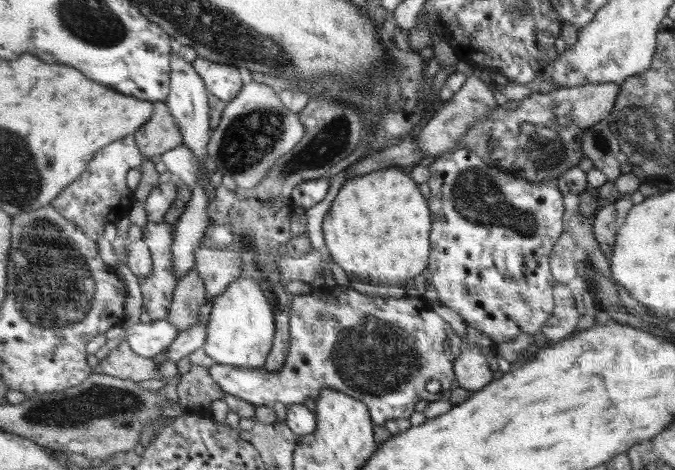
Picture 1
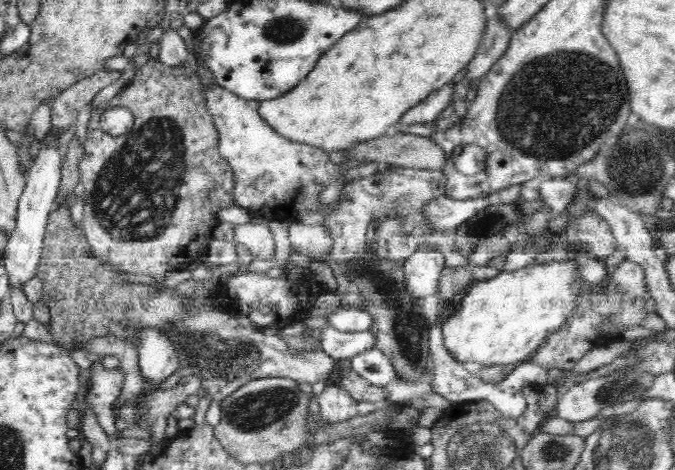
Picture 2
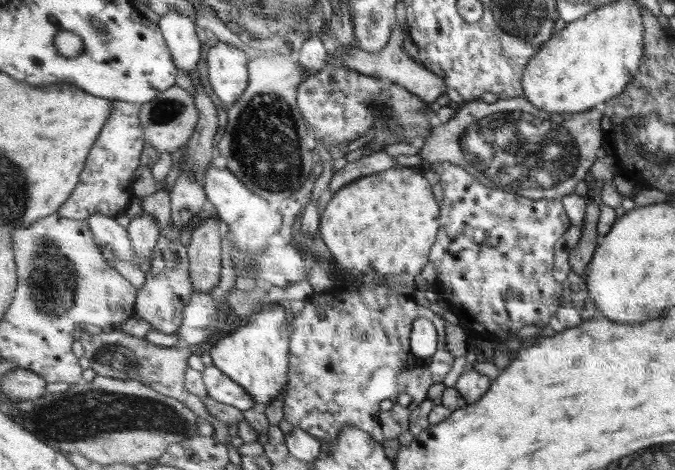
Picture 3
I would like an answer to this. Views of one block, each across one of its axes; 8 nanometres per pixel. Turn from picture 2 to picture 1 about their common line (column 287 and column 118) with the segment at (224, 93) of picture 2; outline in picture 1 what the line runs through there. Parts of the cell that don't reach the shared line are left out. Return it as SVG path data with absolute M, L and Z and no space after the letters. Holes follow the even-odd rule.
M135 137L120 138L106 145L89 163L88 169L70 185L60 197L52 203L70 222L75 222L90 238L95 241L102 238L108 224L116 224L128 217L133 208L134 193L128 188L126 175L129 170L139 168L145 160Z

